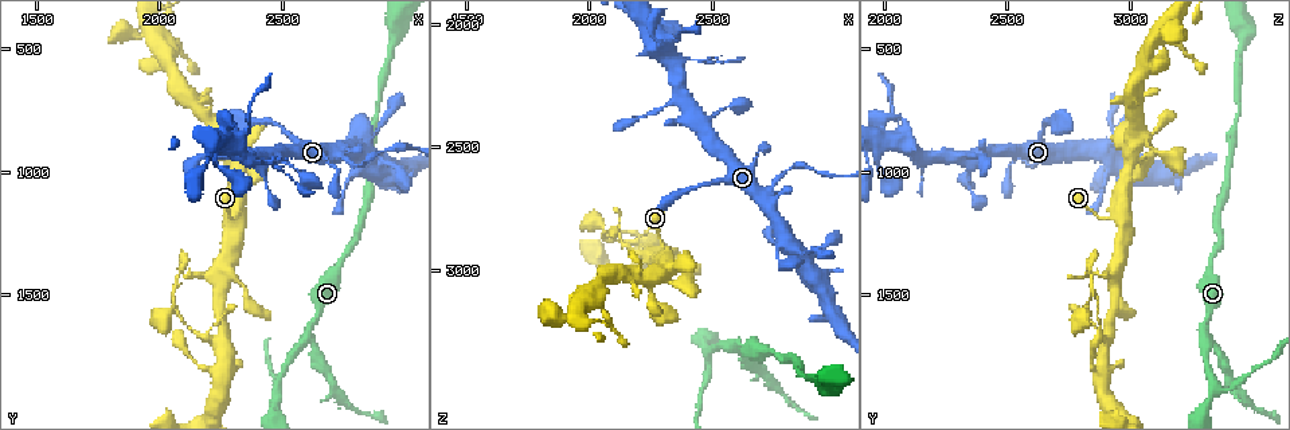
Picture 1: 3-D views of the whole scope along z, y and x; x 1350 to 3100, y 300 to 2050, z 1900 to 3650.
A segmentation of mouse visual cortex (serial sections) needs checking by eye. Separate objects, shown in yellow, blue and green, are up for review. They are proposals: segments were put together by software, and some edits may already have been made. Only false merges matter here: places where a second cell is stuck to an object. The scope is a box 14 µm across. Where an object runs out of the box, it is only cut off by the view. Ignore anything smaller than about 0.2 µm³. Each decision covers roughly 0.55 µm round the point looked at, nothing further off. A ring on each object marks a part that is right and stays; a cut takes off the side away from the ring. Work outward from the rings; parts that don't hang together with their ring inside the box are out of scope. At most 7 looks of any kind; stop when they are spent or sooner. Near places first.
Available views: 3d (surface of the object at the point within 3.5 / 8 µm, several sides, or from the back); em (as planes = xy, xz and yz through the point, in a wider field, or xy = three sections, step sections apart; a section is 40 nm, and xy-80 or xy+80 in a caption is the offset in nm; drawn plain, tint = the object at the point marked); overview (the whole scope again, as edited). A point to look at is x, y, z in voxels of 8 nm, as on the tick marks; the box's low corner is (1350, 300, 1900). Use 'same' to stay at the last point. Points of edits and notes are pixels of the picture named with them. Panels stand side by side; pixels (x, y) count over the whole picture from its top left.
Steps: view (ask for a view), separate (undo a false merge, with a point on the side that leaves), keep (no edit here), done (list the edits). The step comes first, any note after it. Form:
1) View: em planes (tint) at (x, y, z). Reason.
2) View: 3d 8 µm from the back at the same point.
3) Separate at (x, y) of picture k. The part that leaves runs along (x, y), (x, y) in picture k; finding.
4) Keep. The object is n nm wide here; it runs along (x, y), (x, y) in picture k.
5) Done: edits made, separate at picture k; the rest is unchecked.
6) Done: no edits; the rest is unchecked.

View: 3d 3.5 µm at (2260, 1680, 2910). Sharp bend.

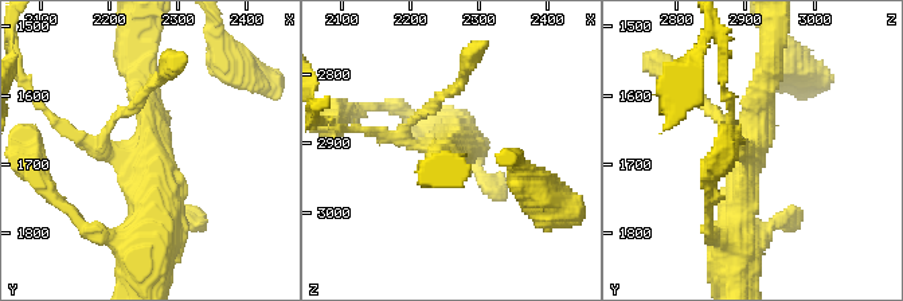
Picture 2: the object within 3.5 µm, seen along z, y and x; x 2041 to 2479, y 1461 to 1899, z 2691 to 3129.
View: em xy step 2 (tint) at (2260, 1685, 2910). 3 arms meet here; the arms are 200, 300, 450 nm wide; shape alone is not enough.

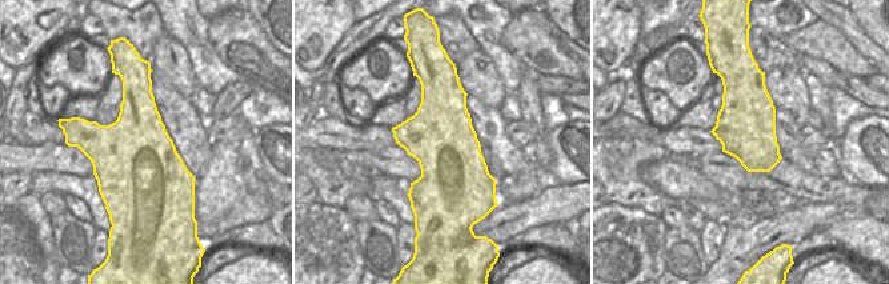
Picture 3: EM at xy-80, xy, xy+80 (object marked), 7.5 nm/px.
Keep. One cell here.

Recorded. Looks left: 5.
View: 3d 3.5 µm at (2590, 1690, 3310). Three arms meet.

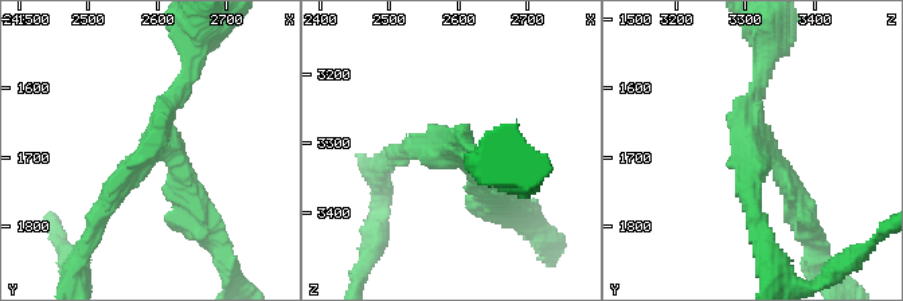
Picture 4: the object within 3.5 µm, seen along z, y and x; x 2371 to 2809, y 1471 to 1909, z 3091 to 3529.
View: em xy step 5 (tint) at (2590, 1690, 3305). 3 arms meet here; the arms are 150, 200, 250 nm wide.

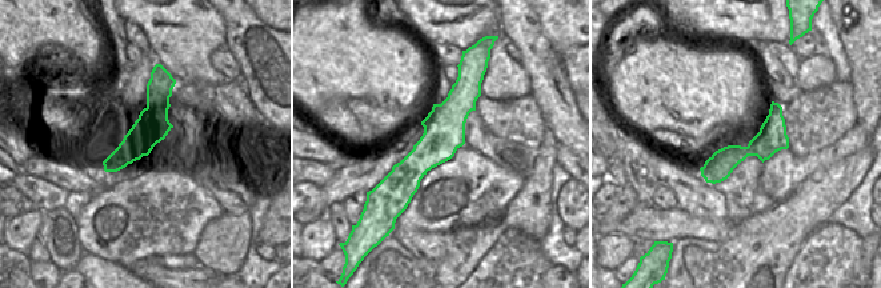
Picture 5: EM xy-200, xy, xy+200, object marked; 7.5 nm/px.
Keep. The object is 320 nm wide here; it runs along (461, 76), (404, 202) in picture 5; all the same cell.

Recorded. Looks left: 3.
View: 3d 8 µm at (2810, 980, 2590). Thin neck.

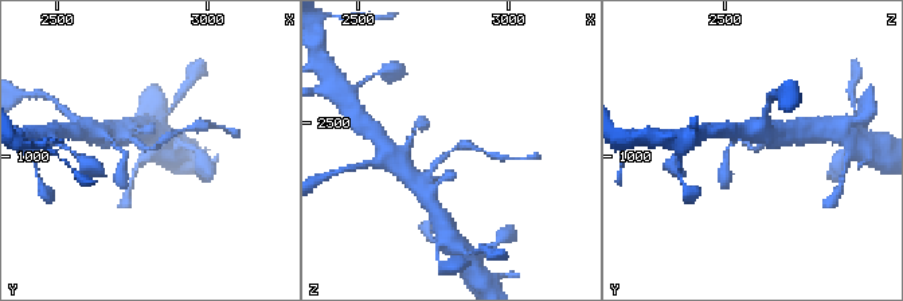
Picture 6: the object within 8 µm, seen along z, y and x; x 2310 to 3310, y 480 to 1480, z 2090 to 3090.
View: em planes (tint) at (2810, 980, 2590). The arms are 150, 200 nm wide; shape alone is not enough.

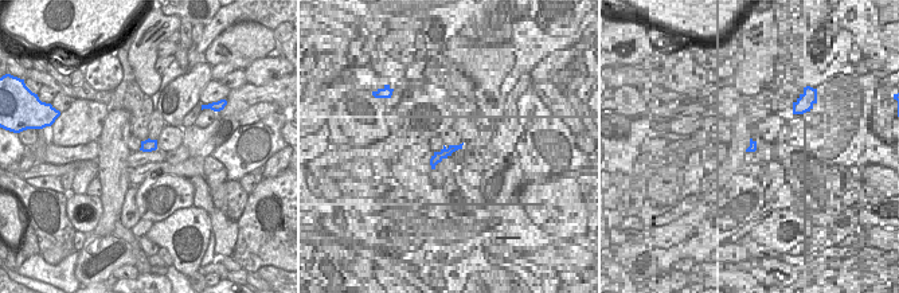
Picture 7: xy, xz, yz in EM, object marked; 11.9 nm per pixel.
Keep. The object is 160 nm wide here; it runs along (417, 183), (460, 145), (483, 151) in picture 6; continuous, no second cell.

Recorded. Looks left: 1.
Done: no edits; the rest is unchecked.

